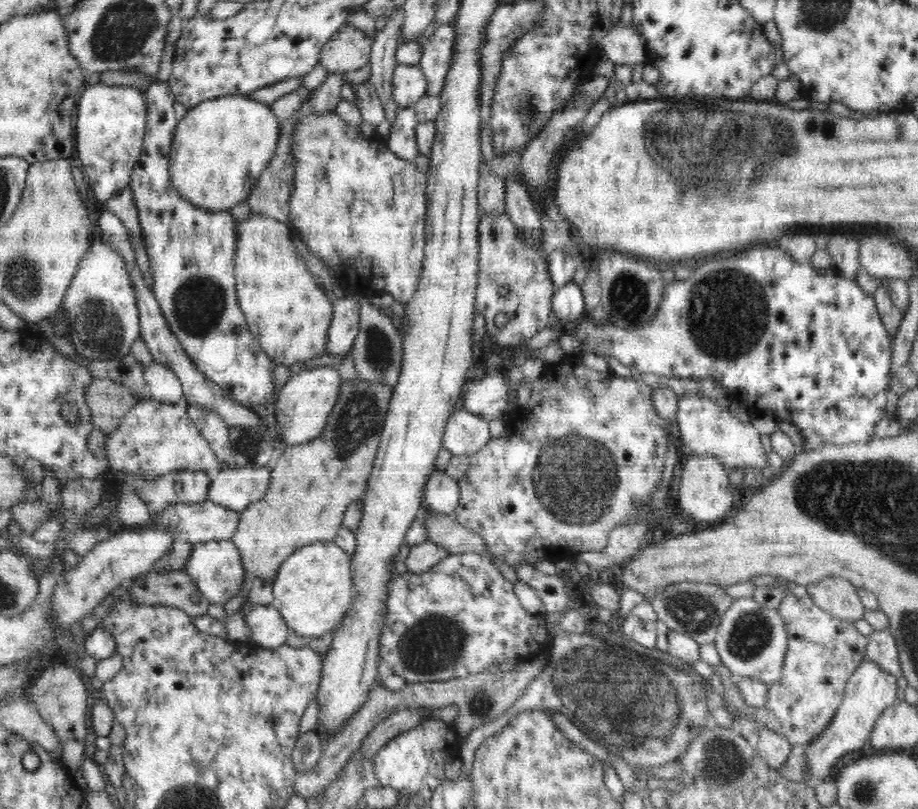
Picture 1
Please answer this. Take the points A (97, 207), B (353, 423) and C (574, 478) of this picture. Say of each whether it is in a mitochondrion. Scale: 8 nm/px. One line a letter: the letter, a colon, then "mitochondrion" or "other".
A: other
B: mitochondrion
C: mitochondrion

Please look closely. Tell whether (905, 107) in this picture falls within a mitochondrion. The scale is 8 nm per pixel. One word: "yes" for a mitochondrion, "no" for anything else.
no

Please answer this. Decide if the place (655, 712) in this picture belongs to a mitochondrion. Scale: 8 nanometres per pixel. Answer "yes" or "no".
yes

